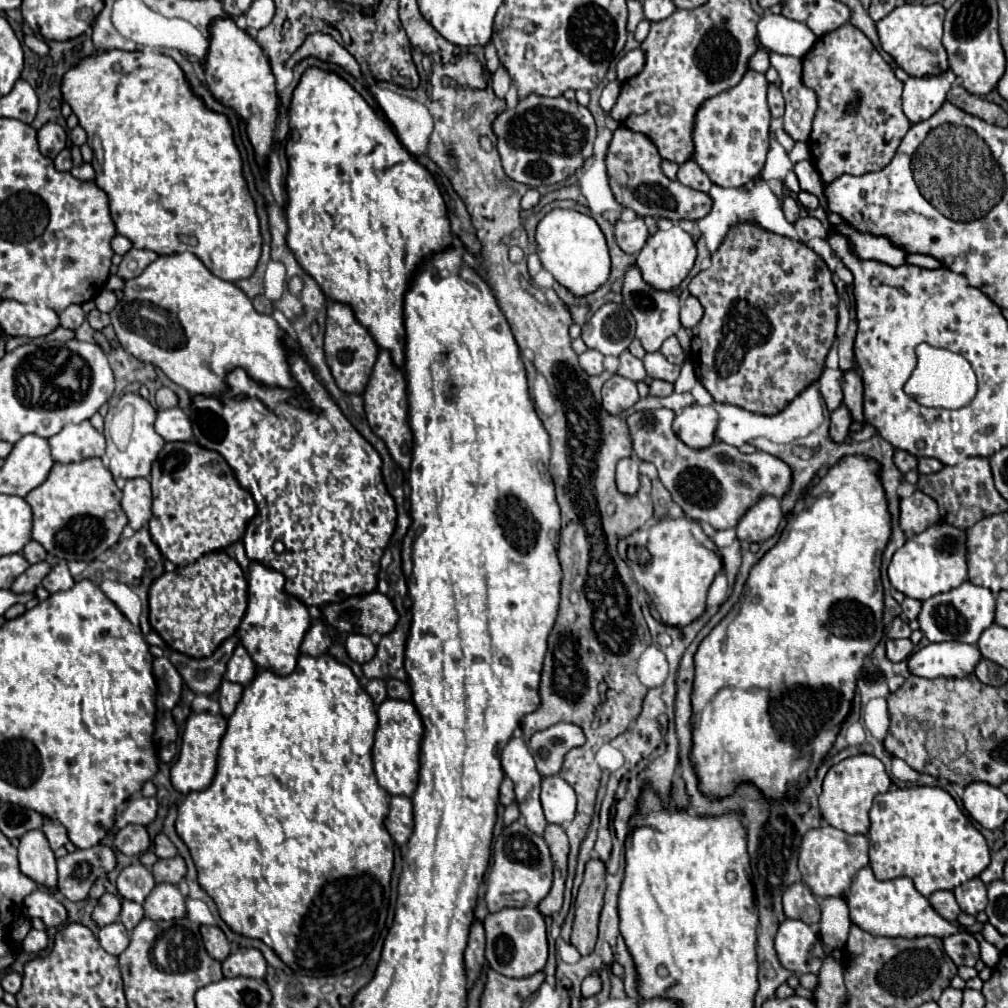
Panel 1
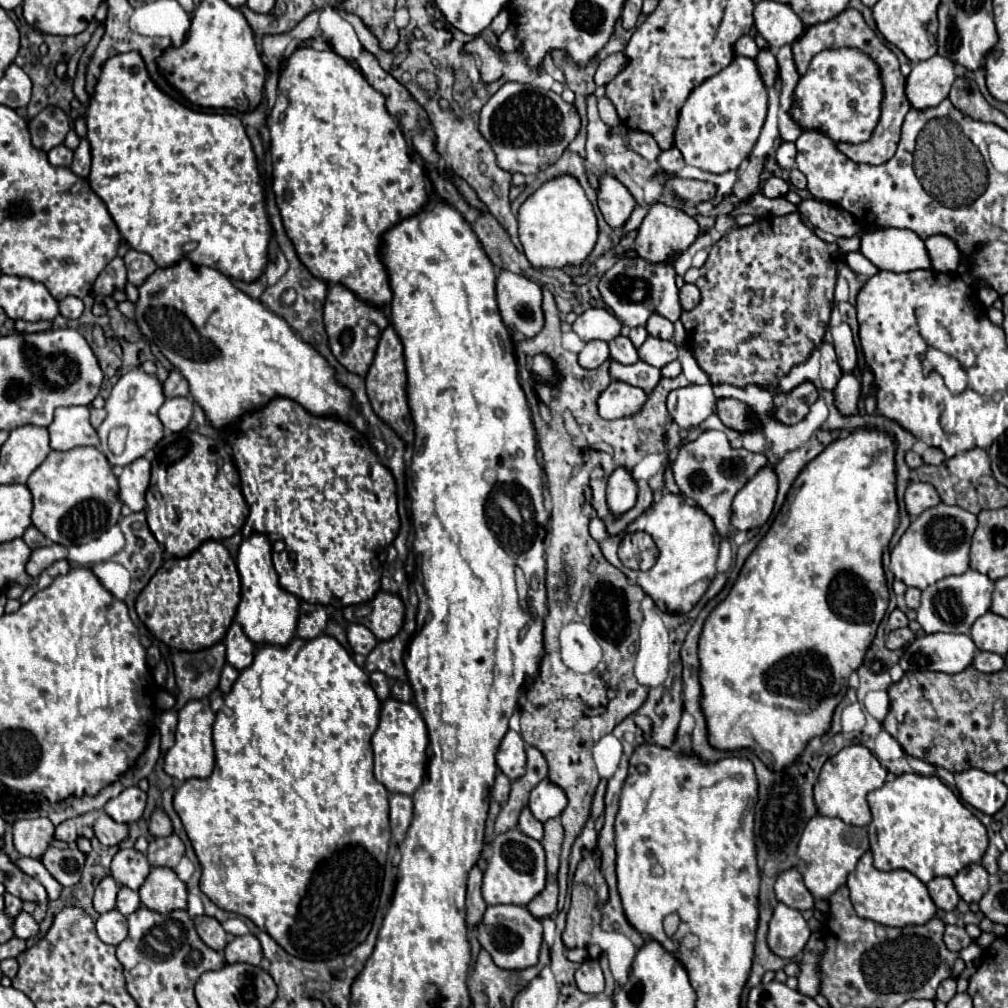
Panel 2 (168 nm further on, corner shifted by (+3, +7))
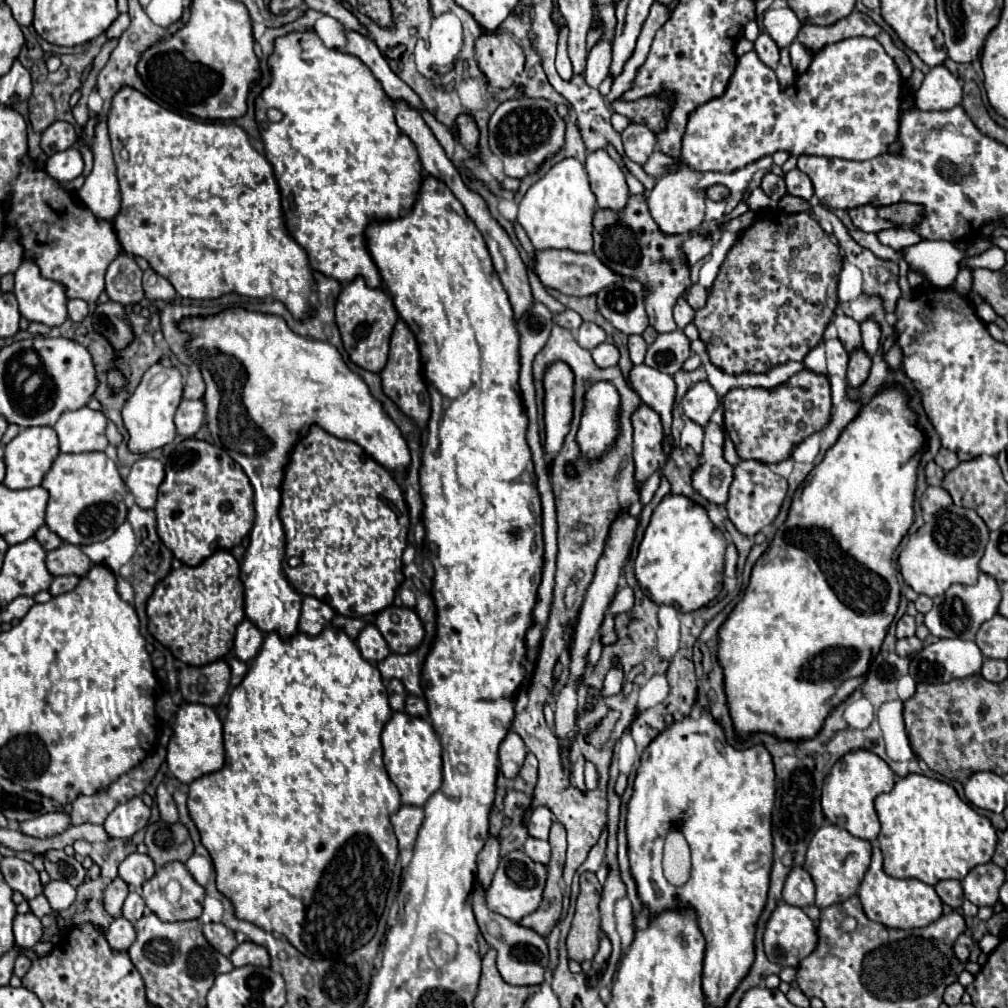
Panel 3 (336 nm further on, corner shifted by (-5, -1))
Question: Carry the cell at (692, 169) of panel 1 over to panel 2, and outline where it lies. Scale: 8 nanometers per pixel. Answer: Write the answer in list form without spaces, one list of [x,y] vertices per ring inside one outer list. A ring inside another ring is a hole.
[[[672,147],[672,149],[660,153],[658,165],[660,165],[660,169],[664,169],[668,173],[678,173],[678,171],[684,169],[686,163],[684,163],[684,157],[680,155],[680,151],[676,147]]]

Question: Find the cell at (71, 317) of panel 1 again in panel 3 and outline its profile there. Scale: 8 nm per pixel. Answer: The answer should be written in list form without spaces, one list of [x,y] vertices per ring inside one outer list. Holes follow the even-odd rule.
[[[70,299],[68,301],[68,317],[76,323],[80,323],[88,315],[88,303],[82,299]]]

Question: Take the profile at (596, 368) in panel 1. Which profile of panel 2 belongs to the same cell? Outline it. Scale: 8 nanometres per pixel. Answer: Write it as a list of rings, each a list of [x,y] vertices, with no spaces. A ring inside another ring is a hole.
[[[588,341],[586,347],[578,353],[578,363],[584,369],[596,369],[608,359],[608,343]]]

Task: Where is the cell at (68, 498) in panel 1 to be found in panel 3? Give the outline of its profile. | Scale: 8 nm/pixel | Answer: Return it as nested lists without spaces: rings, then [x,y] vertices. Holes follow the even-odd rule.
[[[60,453],[58,459],[54,461],[52,469],[46,473],[42,485],[48,489],[50,499],[46,507],[46,525],[58,533],[64,541],[72,545],[88,545],[96,541],[108,539],[124,521],[126,521],[126,505],[124,505],[124,495],[126,495],[126,485],[122,477],[118,475],[116,463],[106,457],[104,453]]]

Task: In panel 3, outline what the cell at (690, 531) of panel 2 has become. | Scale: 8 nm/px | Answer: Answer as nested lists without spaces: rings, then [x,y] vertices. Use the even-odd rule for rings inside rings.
[[[666,495],[654,509],[650,525],[640,543],[636,557],[636,577],[644,593],[658,605],[676,605],[680,611],[696,611],[708,605],[720,591],[724,581],[724,551],[728,541],[724,533],[708,519],[702,505],[694,503],[684,495]]]

